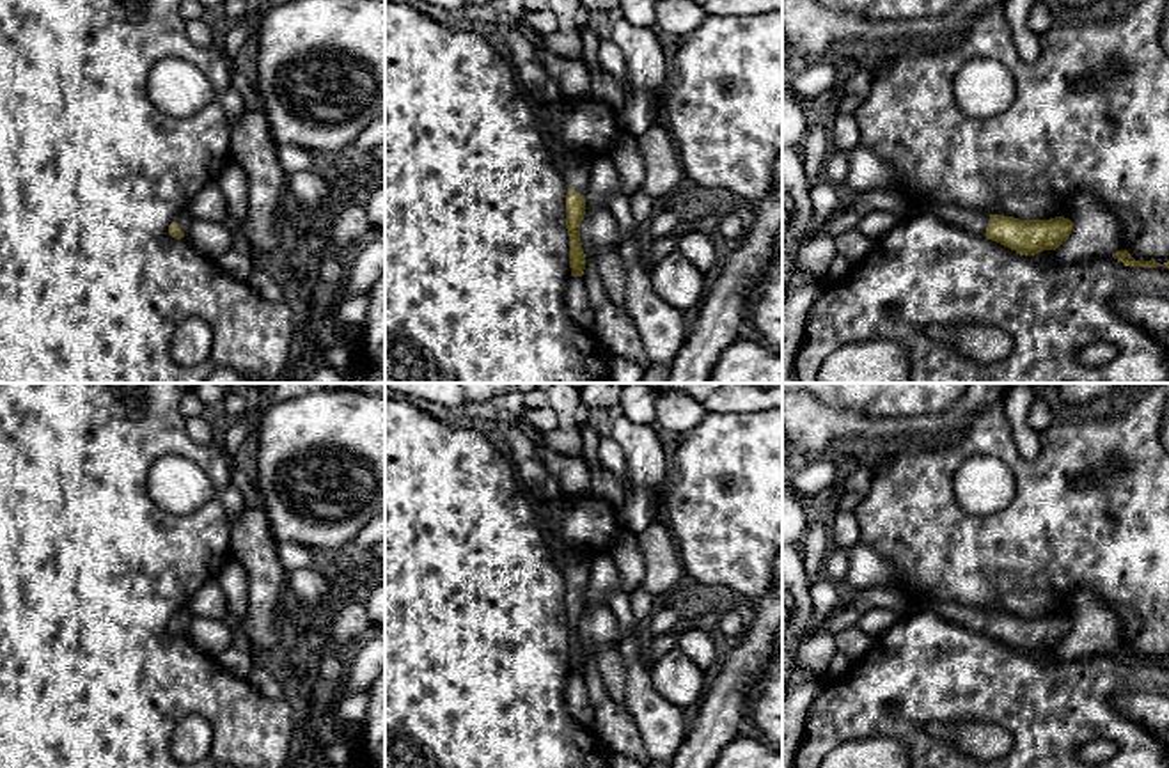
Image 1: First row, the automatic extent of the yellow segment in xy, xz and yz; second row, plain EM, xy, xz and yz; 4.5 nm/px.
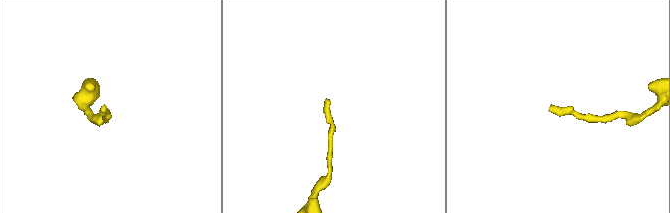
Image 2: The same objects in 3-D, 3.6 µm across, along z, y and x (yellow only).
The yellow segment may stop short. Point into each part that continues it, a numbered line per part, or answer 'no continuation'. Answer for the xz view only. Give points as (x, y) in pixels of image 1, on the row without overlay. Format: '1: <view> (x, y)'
1: xz (575, 566)

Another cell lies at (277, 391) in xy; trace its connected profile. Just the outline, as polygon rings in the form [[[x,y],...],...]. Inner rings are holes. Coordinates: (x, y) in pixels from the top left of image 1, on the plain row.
[[[271,383],[266,401],[286,401],[326,388],[355,388],[367,394],[385,396],[385,383]]]

